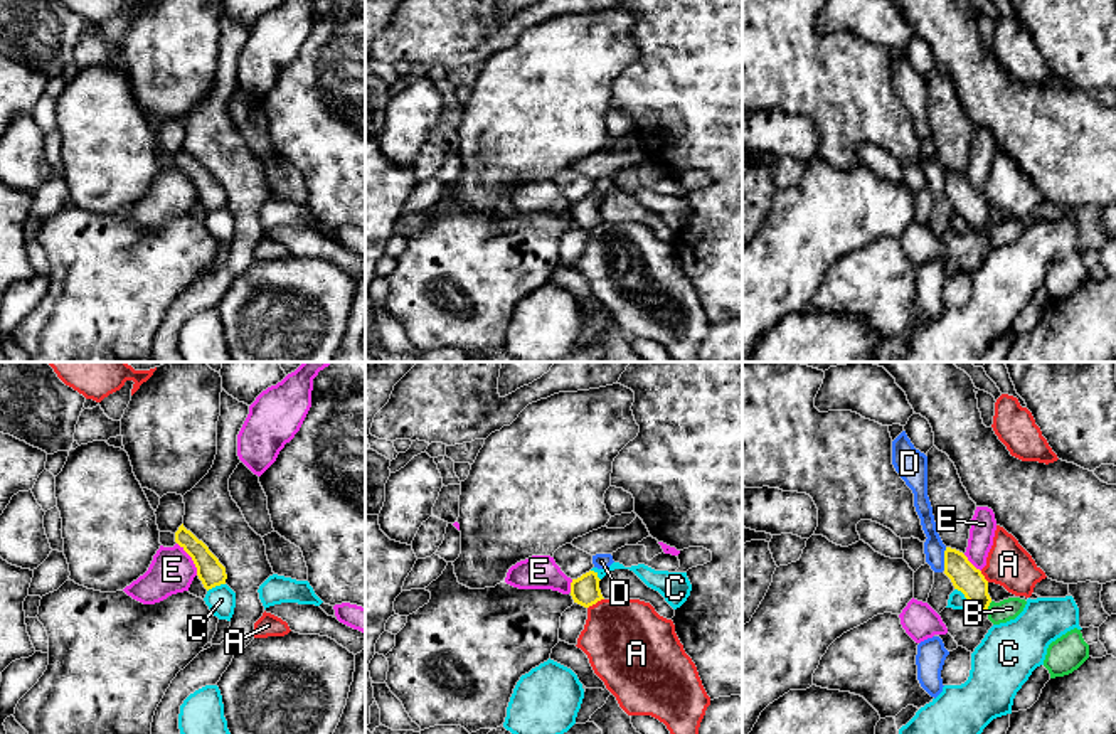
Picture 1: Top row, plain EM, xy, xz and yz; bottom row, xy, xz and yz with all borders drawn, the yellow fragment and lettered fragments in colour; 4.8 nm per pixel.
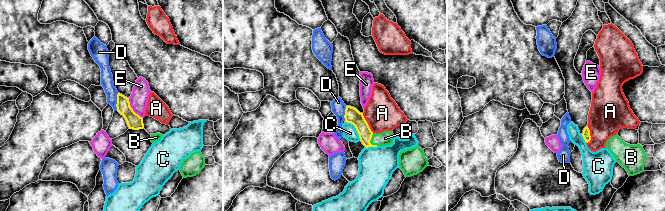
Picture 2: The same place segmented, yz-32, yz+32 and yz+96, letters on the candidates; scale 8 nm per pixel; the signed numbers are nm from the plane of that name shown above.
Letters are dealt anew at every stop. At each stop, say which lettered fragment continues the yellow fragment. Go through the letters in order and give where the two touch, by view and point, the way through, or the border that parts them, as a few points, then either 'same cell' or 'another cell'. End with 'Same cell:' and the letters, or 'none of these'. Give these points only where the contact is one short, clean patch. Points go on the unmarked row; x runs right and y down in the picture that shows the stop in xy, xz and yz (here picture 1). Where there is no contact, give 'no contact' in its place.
A: meets yellow in xz at (595, 226); border along xz (603, 221), (588, 231); another cell
B: meets yellow in yz at (987, 231); another cell
C: meets yellow in xy at (216, 207); border along xy (224, 206), (207, 214); another cell
D: meets yellow in yz at (945, 182); another cell
E: meets yellow in xy at (192, 182); border along xy (177, 165), (191, 180), (197, 197); another cell
Same cell: none of these

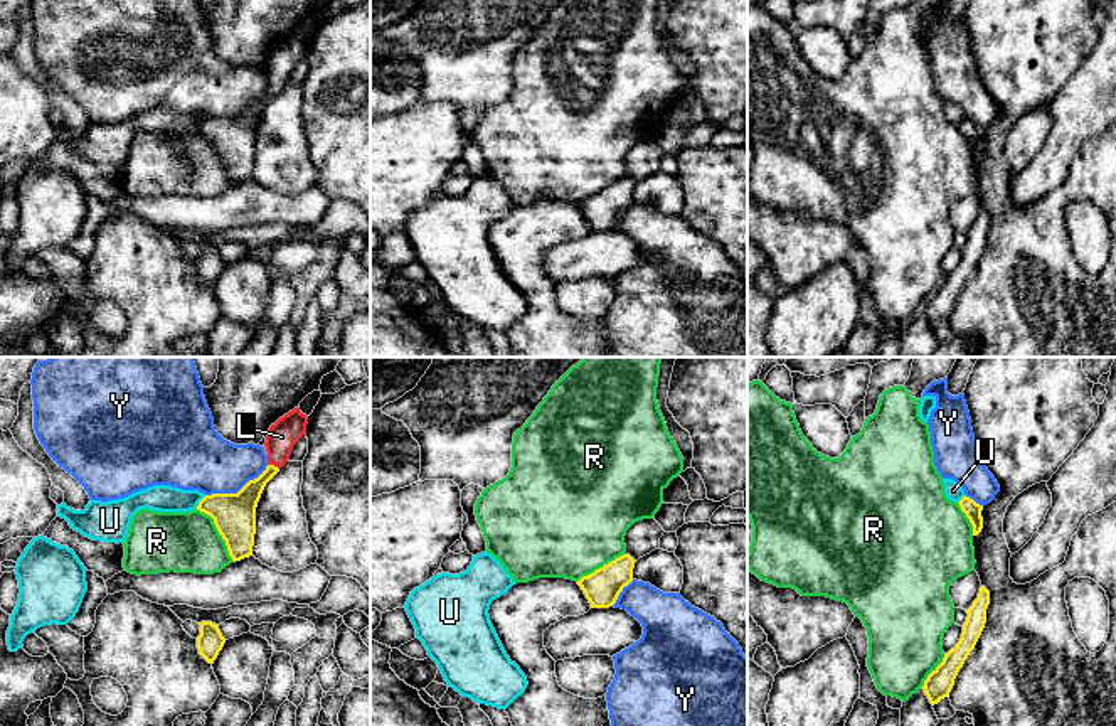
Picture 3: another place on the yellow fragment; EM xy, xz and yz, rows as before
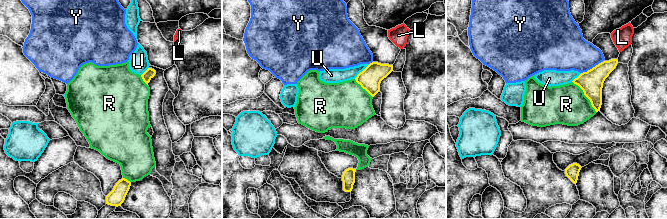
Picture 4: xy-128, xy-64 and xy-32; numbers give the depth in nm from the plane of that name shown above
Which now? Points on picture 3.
L: meets yellow in xy at (273, 88); another cell
R: meets yellow in xy at (219, 155); same cell
U: meets yellow in xy at (199, 125); border along xy (206, 118), (196, 130); another cell
Y: meets yellow in xy at (238, 115); border along xy (268, 88), (236, 115), (212, 115), (206, 118); another cell
Same cell: R

